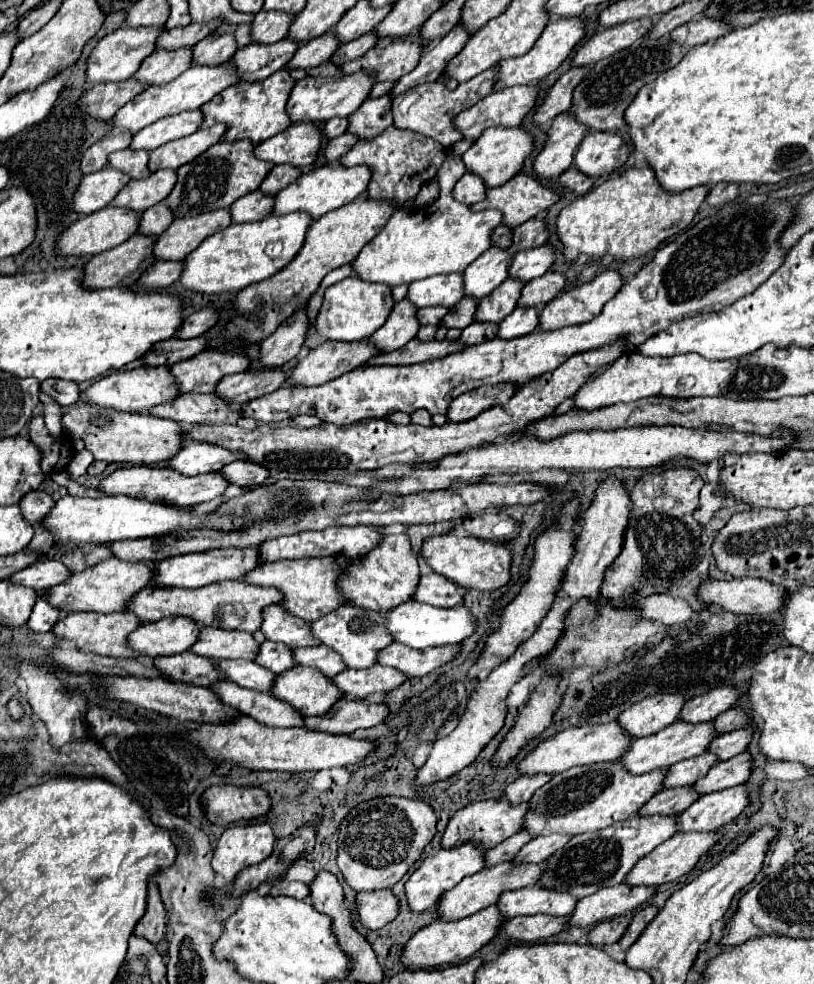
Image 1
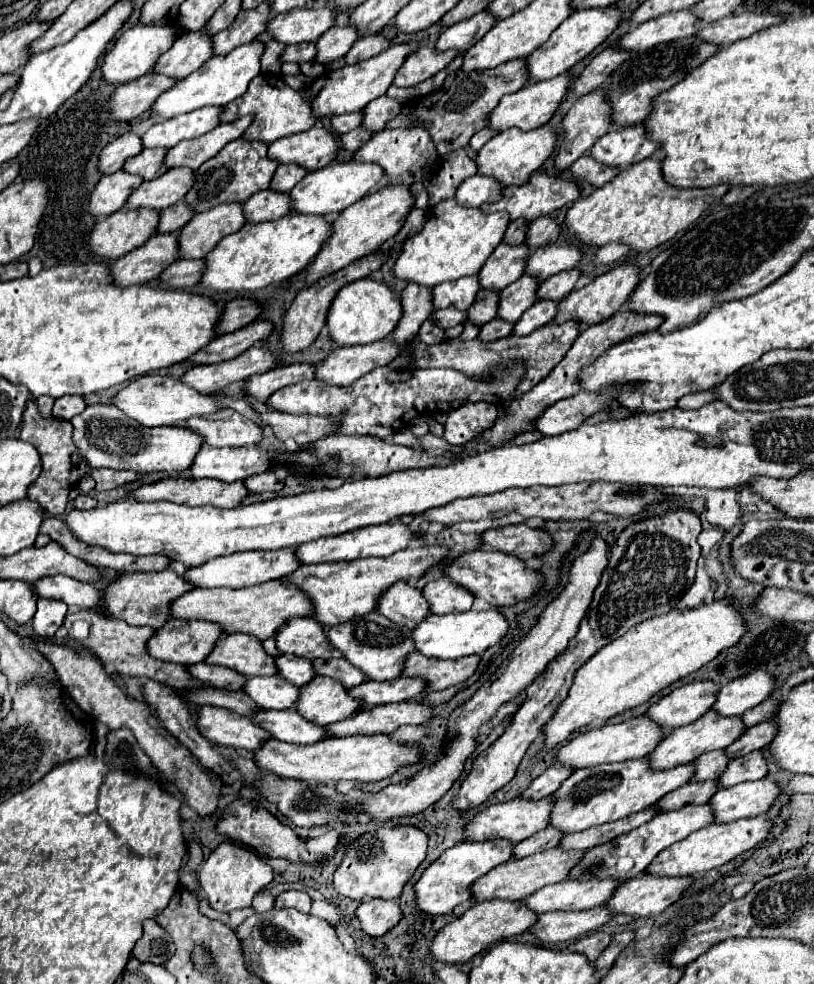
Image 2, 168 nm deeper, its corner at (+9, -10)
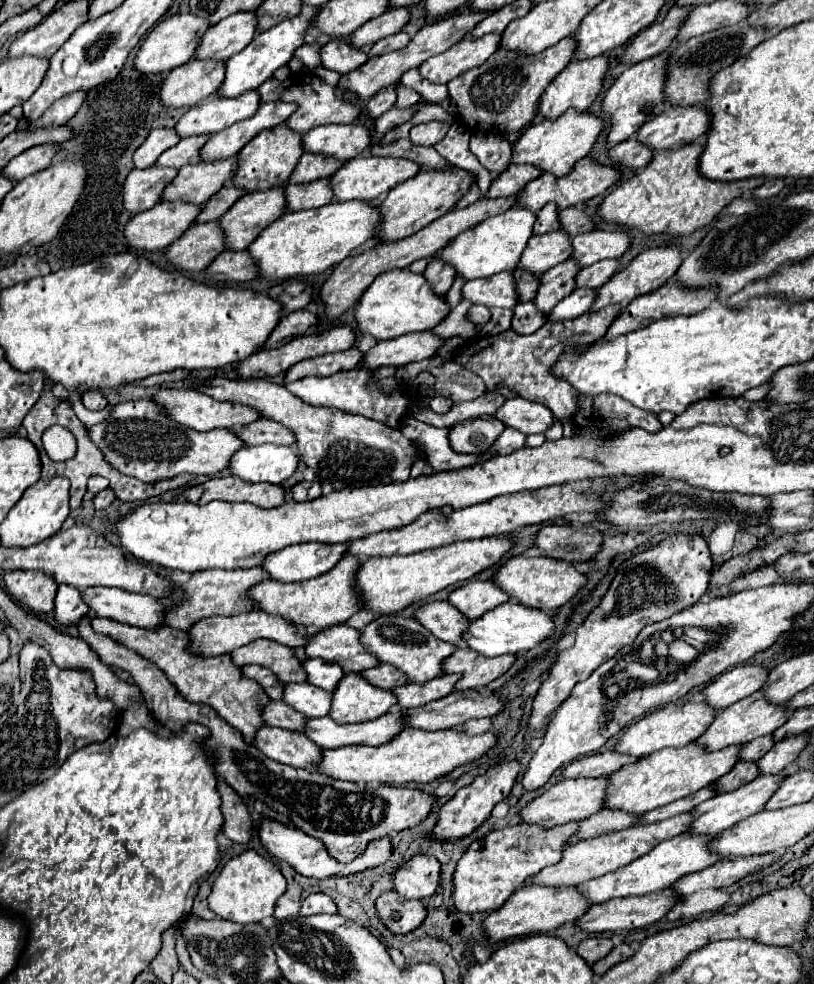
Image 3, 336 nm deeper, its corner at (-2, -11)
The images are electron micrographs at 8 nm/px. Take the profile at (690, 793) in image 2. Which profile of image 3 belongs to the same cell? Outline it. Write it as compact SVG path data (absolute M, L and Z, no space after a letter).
M736 762L736 766L726 776L722 776L720 780L716 780L712 786L716 788L718 794L724 794L724 792L732 792L732 790L736 790L736 788L752 782L756 776L758 776L756 762L754 764Z

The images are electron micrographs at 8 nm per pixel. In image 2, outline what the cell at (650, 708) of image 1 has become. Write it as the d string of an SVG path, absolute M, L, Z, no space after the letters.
M713 681L687 683L651 705L647 715L665 729L689 725L715 705L715 693L719 693L719 689L721 687Z

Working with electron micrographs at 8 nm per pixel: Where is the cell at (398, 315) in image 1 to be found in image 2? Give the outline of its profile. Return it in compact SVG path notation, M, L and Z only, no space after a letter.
M407 283L407 287L401 291L401 297L403 297L403 317L397 329L391 333L391 337L395 343L405 345L413 341L421 323L435 309L431 307L431 289L419 287L417 283Z

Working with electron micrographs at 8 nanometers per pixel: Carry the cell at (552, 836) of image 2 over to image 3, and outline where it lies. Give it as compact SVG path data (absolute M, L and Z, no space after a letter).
M596 812L578 822L578 832L574 834L576 840L586 840L602 834L610 834L628 826L634 826L638 816L626 816L626 812Z

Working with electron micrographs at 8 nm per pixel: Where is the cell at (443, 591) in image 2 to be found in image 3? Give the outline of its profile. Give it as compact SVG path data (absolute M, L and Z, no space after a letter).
M466 582L464 586L450 592L448 602L454 604L468 620L474 620L488 612L490 608L496 608L498 604L510 600L494 582Z

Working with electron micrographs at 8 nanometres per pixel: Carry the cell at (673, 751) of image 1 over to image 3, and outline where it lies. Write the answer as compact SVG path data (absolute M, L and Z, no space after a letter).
M754 692L752 696L738 700L736 704L724 708L720 714L714 716L712 724L706 728L706 732L696 738L694 742L698 742L706 752L714 752L714 750L722 750L726 746L736 746L736 744L748 744L754 738L772 734L776 728L780 728L786 722L786 712L782 712L782 706L774 706L768 700L764 700L762 692Z

